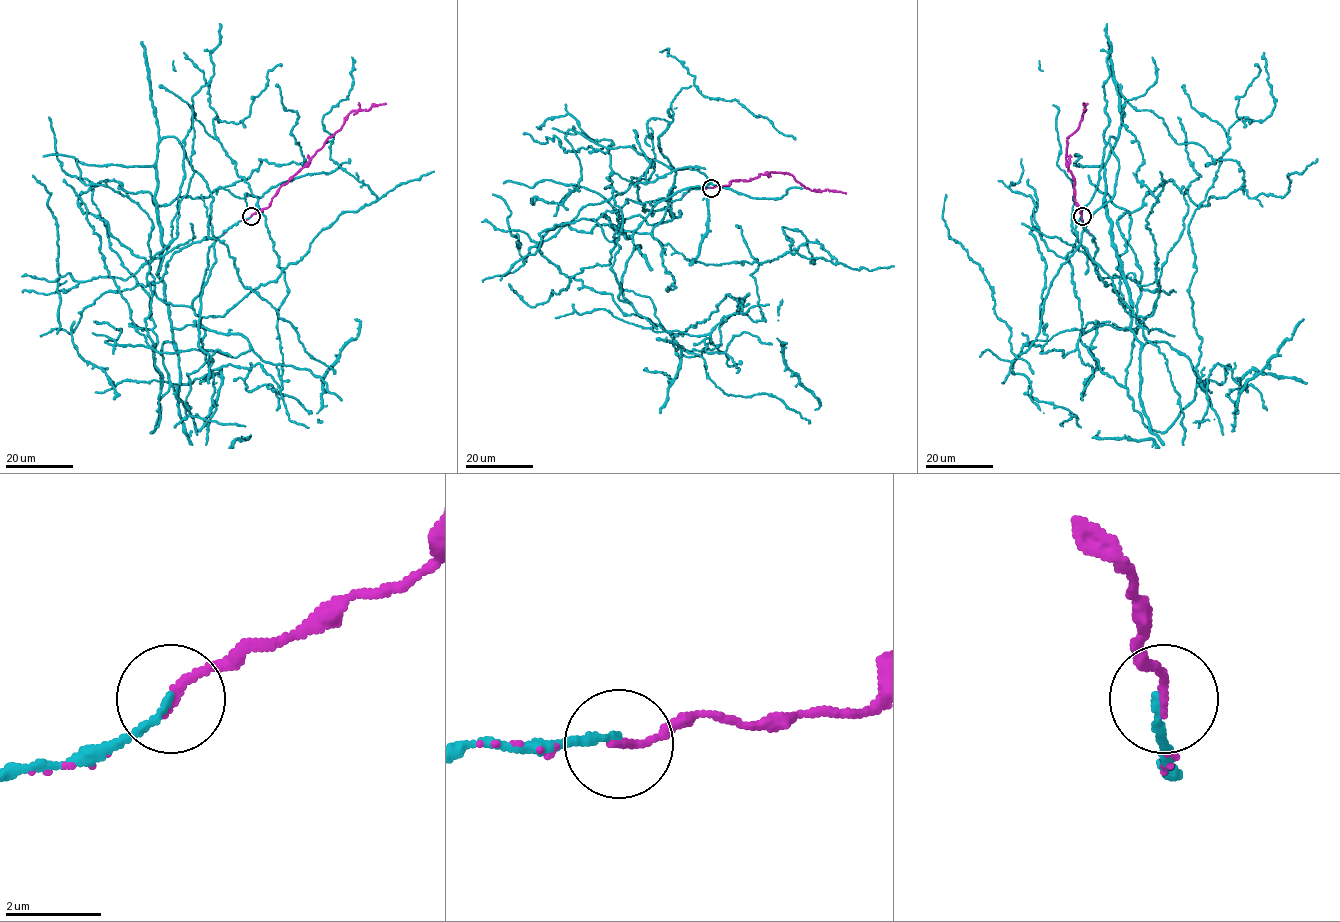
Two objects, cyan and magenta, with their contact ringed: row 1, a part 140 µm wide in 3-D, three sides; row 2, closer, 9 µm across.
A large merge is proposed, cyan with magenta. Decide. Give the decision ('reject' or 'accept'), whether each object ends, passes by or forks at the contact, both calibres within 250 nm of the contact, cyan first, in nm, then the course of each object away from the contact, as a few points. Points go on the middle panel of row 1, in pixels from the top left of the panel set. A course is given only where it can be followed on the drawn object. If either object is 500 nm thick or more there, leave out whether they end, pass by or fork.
accept; cyan ends; magenta ends; calibres 150 and 170 nm; course cyan (711, 187), (606, 178), (629, 303), (615, 210), (674, 187), (538, 250), (712, 350), (764, 319), (735, 225); course magenta (711, 187), (727, 186), (732, 181), (750, 181), (771, 171), (788, 173), (812, 191), (828, 189), (846, 193)

